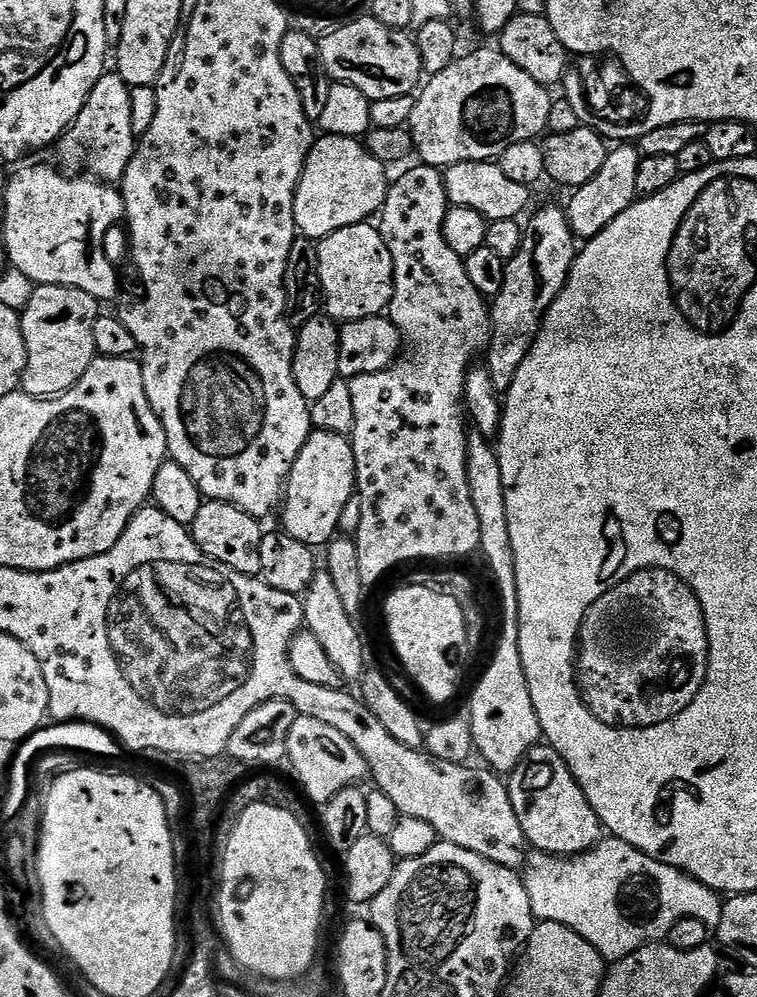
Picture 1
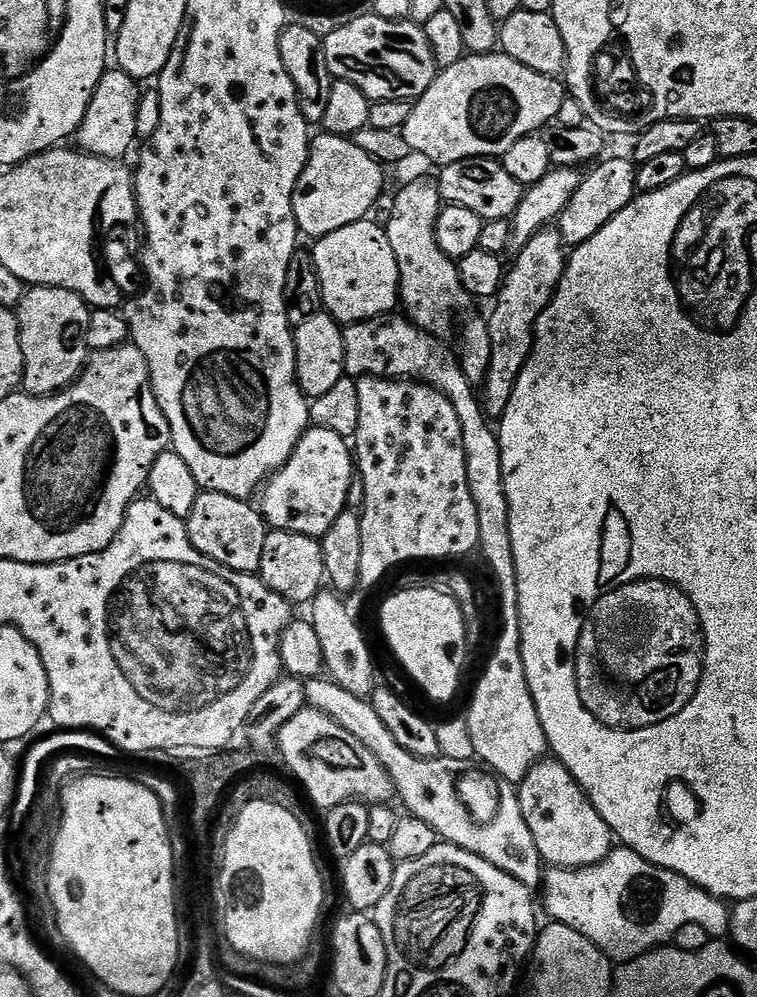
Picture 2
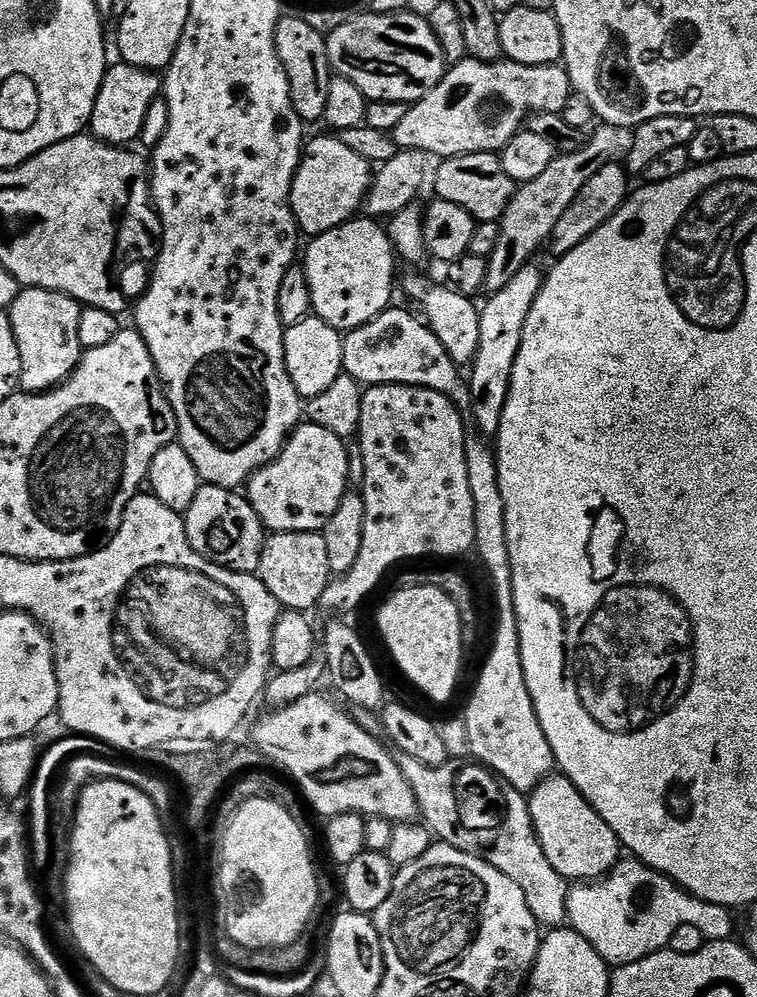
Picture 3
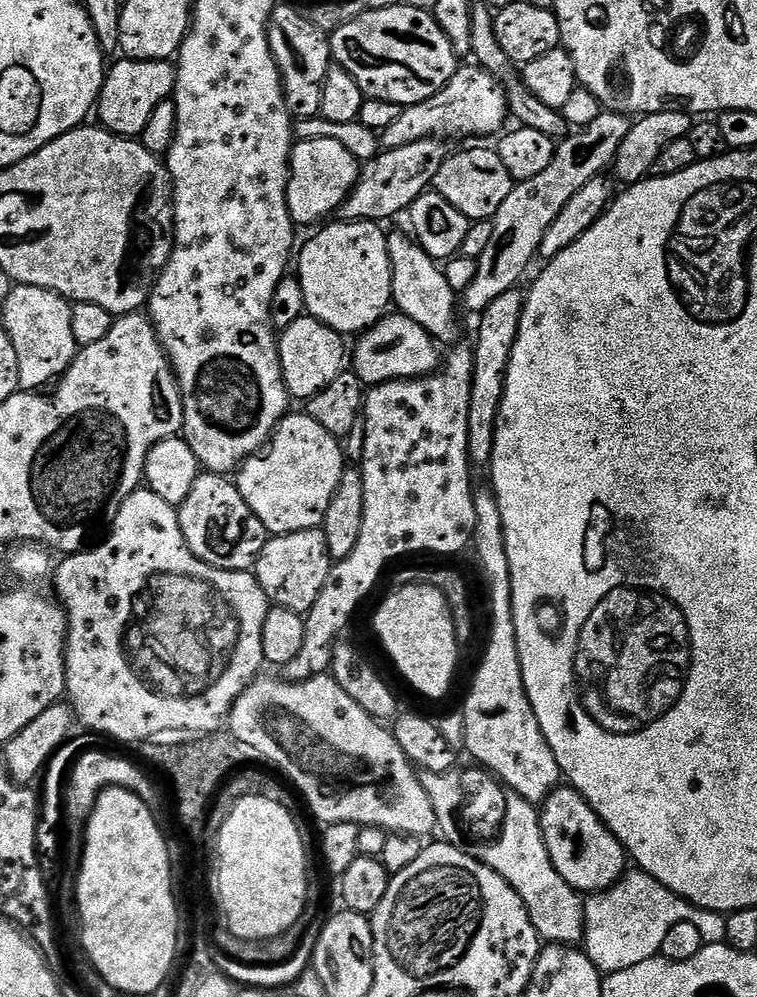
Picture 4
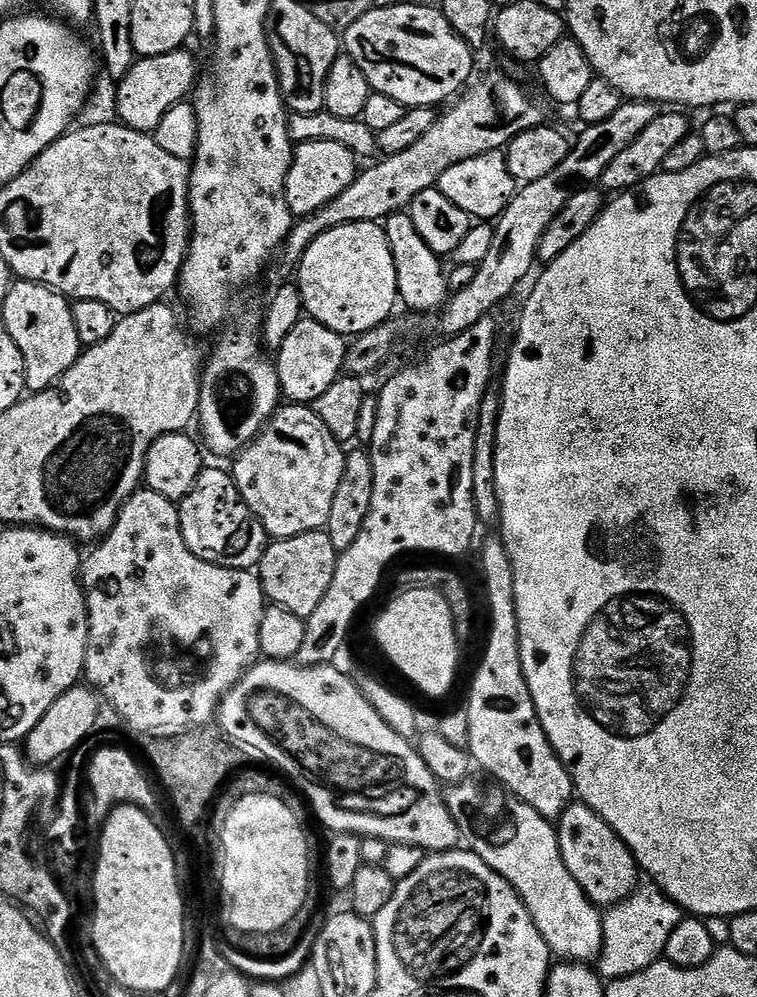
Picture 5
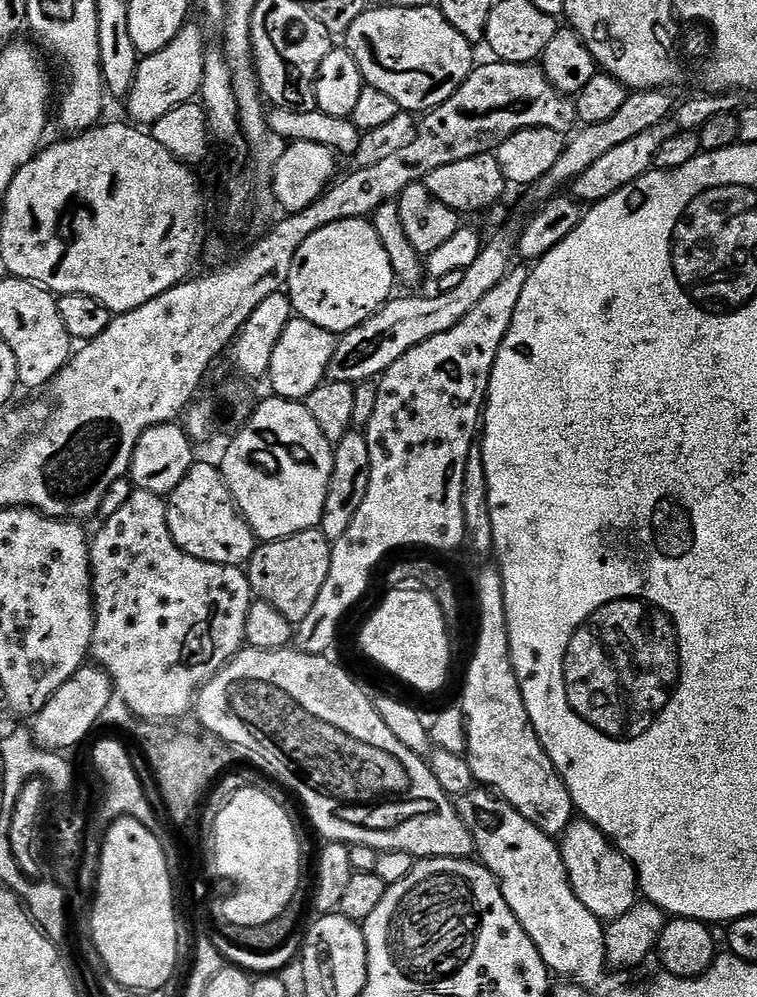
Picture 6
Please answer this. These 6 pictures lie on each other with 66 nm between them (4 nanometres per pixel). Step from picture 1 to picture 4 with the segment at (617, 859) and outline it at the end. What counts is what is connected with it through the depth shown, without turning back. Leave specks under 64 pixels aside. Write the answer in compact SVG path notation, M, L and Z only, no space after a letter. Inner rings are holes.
M639 870L625 871L613 888L589 895L583 901L582 909L584 912L582 948L588 953L590 962L594 962L594 966L602 974L630 970L630 966L638 966L638 962L646 962L652 956L659 956L667 932L674 926L678 926L678 922L690 922L695 926L698 934L702 934L705 944L722 944L727 938L725 913L715 912L709 908L698 908L689 900L683 900L678 894L662 886L662 882L658 882L650 874Z

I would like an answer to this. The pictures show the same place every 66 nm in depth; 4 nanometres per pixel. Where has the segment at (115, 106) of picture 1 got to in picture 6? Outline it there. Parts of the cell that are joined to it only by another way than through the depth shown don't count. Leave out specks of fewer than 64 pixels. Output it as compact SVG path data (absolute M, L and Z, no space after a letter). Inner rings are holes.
M189 22L176 35L174 42L170 42L170 46L141 59L140 65L136 67L132 88L126 97L128 112L137 125L151 126L158 118L162 118L162 114L170 114L174 106L182 106L199 97L203 82L205 41L206 36L200 33L199 26Z

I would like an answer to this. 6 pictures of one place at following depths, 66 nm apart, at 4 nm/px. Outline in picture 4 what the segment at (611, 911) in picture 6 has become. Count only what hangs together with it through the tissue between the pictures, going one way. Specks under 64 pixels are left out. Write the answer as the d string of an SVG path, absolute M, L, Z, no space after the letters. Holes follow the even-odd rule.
M557 786L539 805L540 829L554 862L554 870L580 894L595 894L613 888L626 871L626 853L620 839L598 818L598 814L571 786Z

